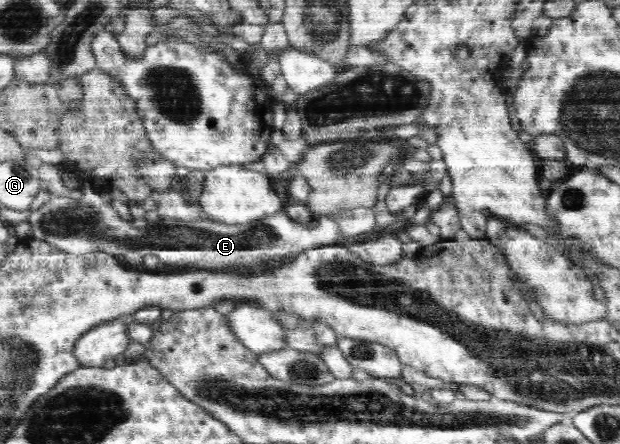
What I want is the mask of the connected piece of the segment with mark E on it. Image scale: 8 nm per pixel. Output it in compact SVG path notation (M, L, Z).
M88 172L84 178L84 186L80 187L84 196L80 200L52 196L51 200L31 212L28 222L33 238L75 255L105 252L115 256L121 263L124 261L126 267L137 266L139 257L156 255L162 265L208 270L255 265L261 259L283 260L314 247L352 242L340 234L337 224L329 216L321 217L318 226L311 228L295 222L284 210L244 224L229 225L201 218L183 221L160 217L157 221L148 222L146 228L135 228L129 220L119 216L107 192L93 188Z

